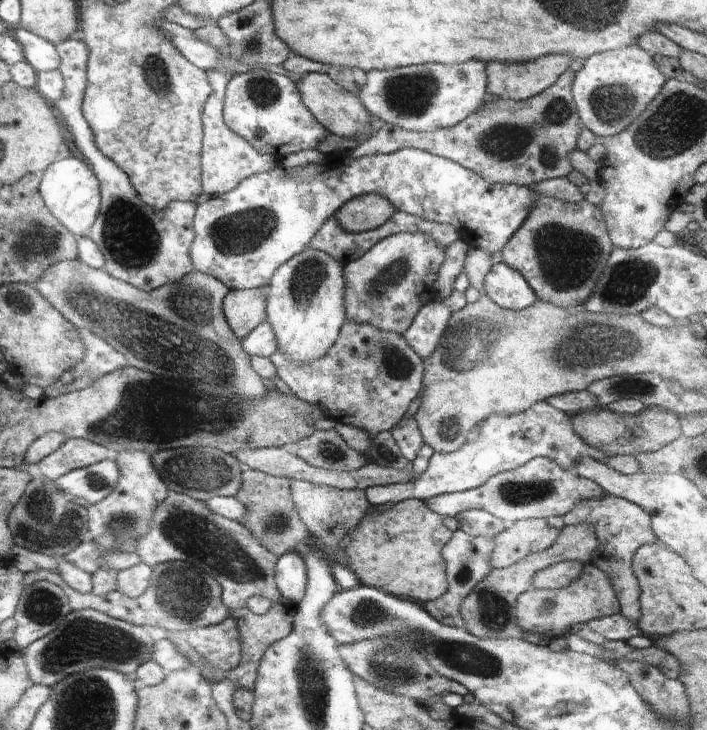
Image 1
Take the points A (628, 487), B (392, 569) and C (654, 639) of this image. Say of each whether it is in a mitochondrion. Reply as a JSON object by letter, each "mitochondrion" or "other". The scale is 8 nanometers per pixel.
{"A":"other","B":"other","C":"other"}

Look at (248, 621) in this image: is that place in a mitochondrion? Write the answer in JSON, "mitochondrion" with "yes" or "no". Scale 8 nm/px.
{"mitochondrion":"no"}

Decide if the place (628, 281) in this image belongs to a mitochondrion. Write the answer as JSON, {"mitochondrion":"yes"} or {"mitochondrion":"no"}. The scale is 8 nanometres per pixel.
{"mitochondrion":"yes"}

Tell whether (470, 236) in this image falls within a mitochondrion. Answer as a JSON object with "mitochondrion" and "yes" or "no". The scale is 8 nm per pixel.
{"mitochondrion":"no"}

